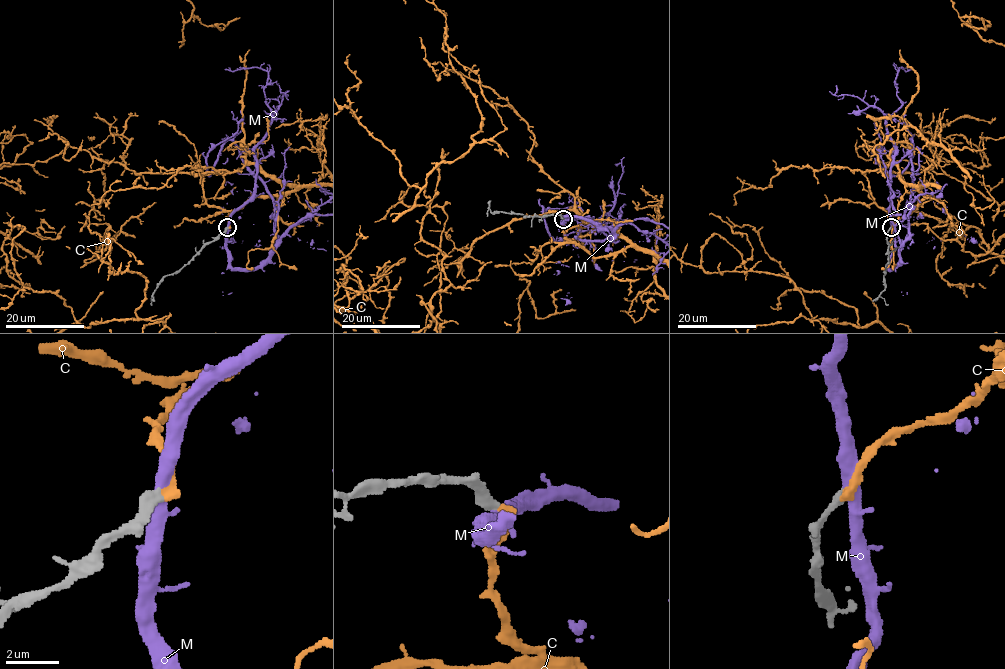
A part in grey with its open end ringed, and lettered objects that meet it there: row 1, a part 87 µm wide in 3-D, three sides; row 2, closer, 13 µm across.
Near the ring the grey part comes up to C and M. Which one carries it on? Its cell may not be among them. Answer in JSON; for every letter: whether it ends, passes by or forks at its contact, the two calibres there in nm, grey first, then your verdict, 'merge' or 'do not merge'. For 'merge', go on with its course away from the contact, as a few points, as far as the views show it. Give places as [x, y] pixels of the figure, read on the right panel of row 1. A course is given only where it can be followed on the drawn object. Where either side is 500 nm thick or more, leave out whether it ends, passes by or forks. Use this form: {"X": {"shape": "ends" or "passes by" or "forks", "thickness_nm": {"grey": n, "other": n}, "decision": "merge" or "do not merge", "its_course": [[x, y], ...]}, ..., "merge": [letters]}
{"C": {"shape": "ends", "thickness_nm": {"grey": 400, "other": 360}, "decision": "merge"}, "M": {"shape": "passes by", "thickness_nm": {"grey": 400, "other": 480}, "decision": "do not merge"}, "merge": ["C"]}

